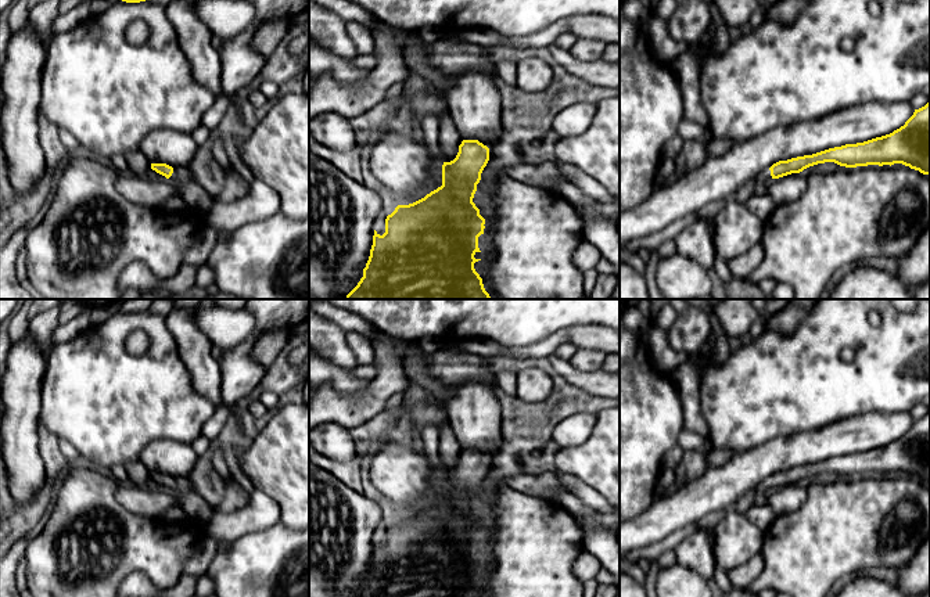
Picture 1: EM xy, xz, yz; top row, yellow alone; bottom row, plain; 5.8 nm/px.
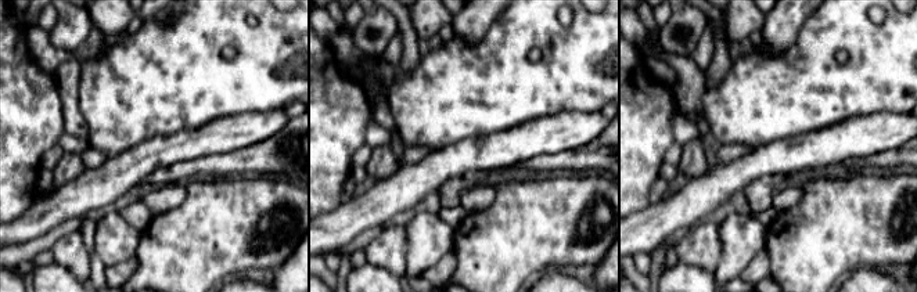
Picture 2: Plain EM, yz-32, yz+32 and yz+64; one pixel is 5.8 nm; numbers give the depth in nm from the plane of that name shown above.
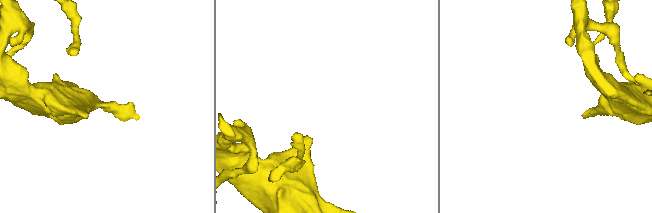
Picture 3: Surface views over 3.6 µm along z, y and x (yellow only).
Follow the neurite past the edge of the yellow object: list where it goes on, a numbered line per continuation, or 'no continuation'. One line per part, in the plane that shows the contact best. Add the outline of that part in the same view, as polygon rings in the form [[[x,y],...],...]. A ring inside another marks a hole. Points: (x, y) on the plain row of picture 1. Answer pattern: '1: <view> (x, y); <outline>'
1: xy (190, 502); [[[188,476],[173,478],[169,490],[177,497],[179,507],[186,517],[208,522],[213,515],[213,507],[195,492]]]

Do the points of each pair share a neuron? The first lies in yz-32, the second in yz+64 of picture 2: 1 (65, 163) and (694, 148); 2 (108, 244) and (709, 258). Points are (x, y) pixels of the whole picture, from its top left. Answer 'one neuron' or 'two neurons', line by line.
1: one neuron
2: two neurons

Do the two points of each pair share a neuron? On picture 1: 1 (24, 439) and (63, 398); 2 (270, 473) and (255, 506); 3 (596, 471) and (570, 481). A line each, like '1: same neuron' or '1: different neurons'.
1: different neurons
2: different neurons
3: different neurons

